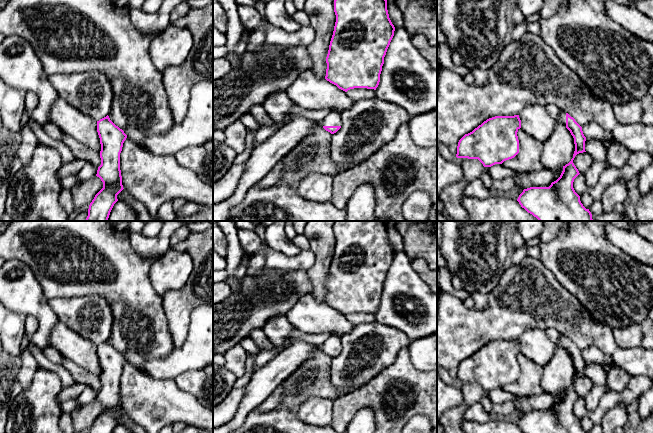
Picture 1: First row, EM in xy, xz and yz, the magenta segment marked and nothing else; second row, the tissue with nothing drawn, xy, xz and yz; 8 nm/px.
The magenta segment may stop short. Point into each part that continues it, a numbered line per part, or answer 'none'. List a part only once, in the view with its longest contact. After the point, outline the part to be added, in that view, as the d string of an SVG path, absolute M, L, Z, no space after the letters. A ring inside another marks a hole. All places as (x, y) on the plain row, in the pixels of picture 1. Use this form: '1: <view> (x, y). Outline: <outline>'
1: xz (333, 342). Outline: M330 336L321 346L322 350L342 350L341 337Z

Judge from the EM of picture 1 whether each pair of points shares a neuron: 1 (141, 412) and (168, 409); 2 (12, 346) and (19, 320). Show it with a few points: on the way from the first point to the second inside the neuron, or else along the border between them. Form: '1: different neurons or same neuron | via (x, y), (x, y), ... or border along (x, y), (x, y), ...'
1: same neuron | via (148, 409), (161, 409)
2: same neuron | via (12, 340), (13, 326)

